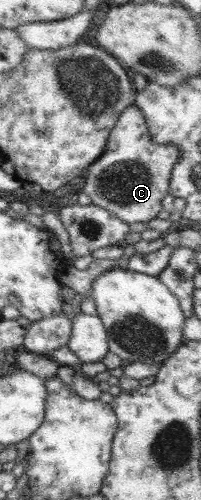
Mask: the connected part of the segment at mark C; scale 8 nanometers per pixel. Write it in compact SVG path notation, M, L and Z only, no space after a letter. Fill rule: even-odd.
M129 105L122 110L118 121L114 124L104 154L91 163L90 167L88 166L86 182L80 191L90 196L91 203L104 207L118 219L124 220L124 223L129 225L140 223L140 227L148 226L151 219L155 218L163 209L162 199L169 194L170 178L174 164L179 159L179 152L178 147L153 143L142 112L138 106Z

